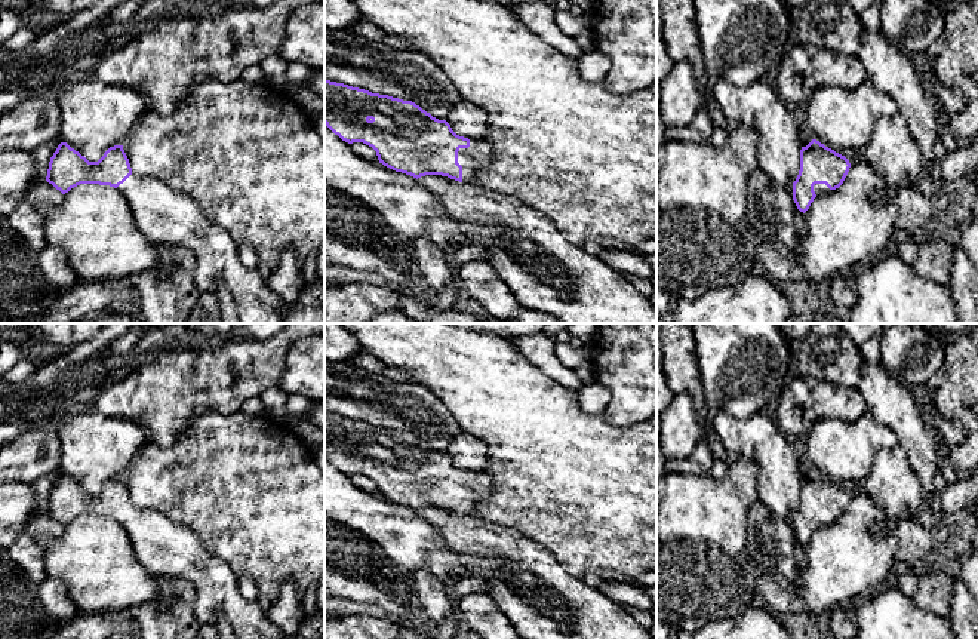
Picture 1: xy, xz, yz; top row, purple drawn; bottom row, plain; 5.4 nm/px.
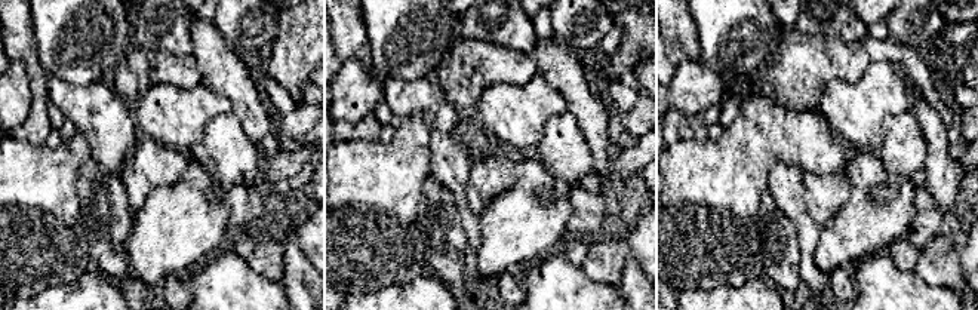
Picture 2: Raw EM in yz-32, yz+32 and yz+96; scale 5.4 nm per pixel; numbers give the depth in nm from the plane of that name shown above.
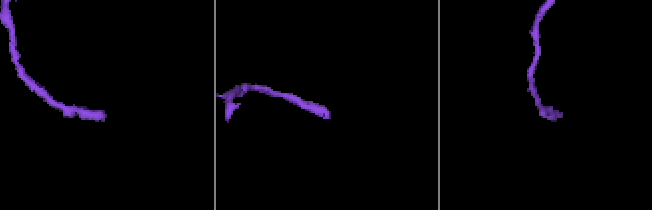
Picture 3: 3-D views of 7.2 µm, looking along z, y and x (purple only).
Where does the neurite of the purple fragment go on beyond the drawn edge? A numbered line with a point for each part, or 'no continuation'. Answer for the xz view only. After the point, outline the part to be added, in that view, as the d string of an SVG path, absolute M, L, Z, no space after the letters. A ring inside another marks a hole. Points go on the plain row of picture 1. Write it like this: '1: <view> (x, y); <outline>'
1: xz (479, 485); M470 471L468 480L459 480L458 495L462 498L462 513L474 514L476 506L492 491L492 479L485 471Z

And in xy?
1: xy (165, 547); M132 507L117 519L126 529L132 541L139 563L153 575L181 578L194 589L194 614L200 624L213 624L218 617L224 617L233 627L234 639L289 639L283 635L261 611L258 603L246 600L237 587L237 575L219 557L210 554L203 543L182 523L173 522L162 513L151 509Z

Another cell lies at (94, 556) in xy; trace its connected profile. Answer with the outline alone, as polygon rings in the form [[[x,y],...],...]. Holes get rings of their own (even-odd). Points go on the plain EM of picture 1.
[[[80,516],[64,526],[64,532],[46,547],[46,575],[64,583],[79,614],[126,617],[127,612],[162,590],[133,550],[126,529],[114,519]]]

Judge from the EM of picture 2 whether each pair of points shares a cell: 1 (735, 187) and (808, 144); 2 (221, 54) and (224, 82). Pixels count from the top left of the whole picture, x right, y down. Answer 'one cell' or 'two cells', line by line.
1: one cell
2: one cell

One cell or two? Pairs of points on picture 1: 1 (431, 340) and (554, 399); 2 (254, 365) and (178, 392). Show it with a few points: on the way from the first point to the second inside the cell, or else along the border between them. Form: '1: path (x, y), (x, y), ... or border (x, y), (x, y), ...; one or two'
1: path (463, 368), (477, 375), (500, 398), (523, 399); one
2: path (234, 374), (221, 381), (197, 383); one

